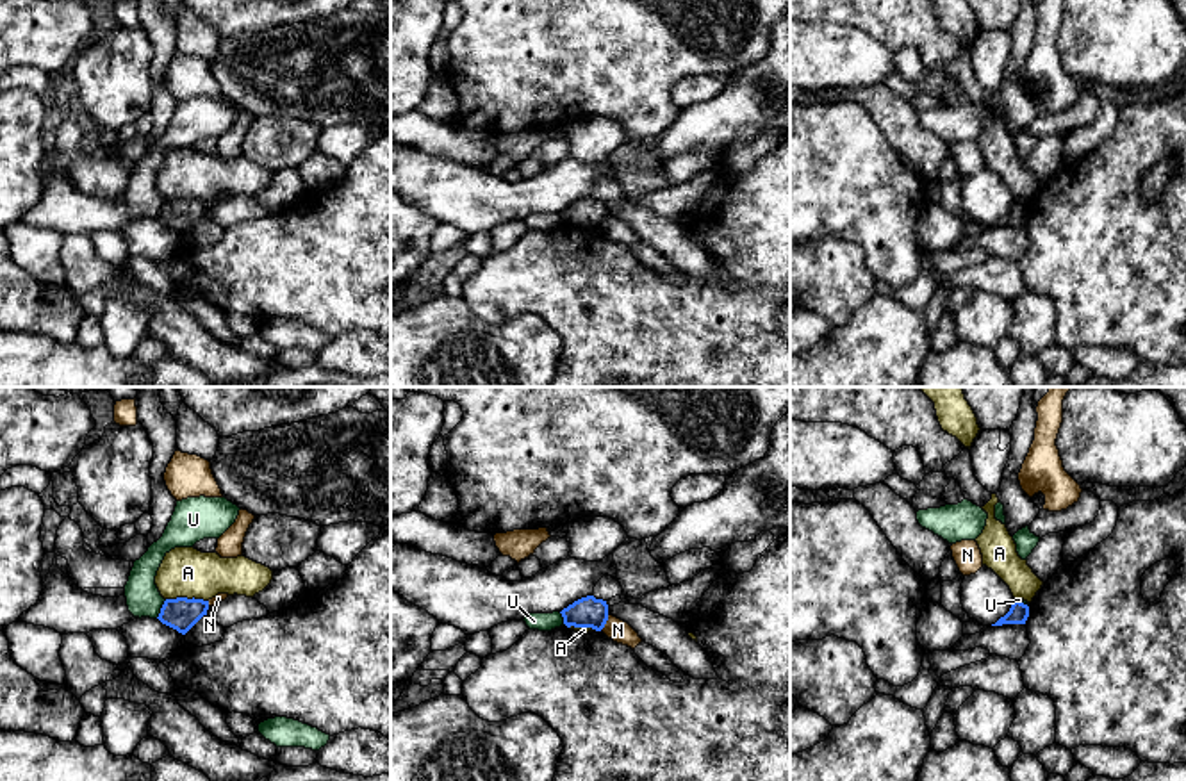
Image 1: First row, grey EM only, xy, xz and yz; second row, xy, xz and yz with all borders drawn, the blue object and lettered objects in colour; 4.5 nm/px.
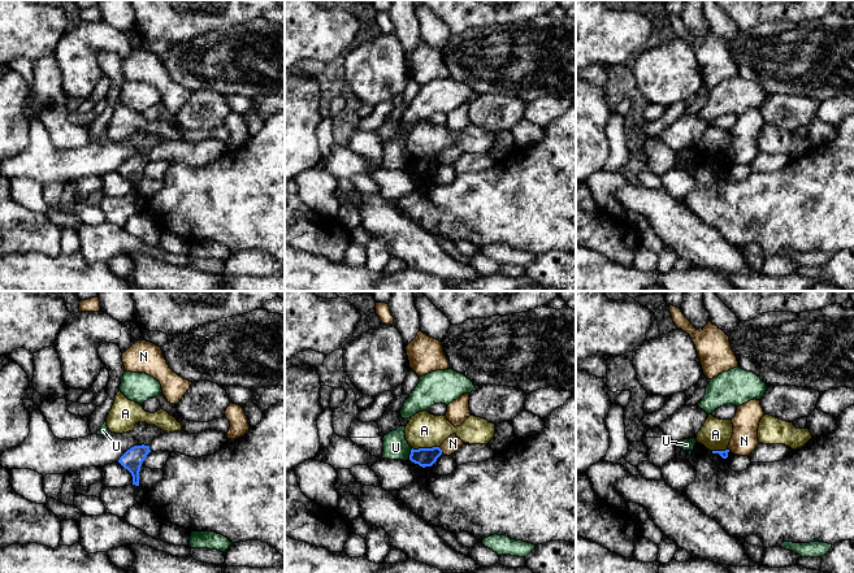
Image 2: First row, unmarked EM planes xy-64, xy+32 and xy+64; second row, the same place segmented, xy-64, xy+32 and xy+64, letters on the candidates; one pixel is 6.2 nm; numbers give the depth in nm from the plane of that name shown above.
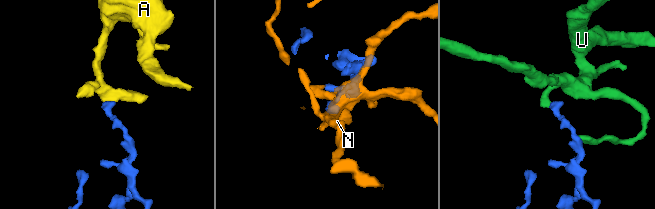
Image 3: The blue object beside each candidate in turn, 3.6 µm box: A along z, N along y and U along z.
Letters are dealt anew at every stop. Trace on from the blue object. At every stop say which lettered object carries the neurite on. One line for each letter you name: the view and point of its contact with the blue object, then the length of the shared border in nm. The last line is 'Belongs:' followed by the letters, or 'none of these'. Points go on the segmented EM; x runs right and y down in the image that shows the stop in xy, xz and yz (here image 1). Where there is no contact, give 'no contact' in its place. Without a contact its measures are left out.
Belongs: none of these

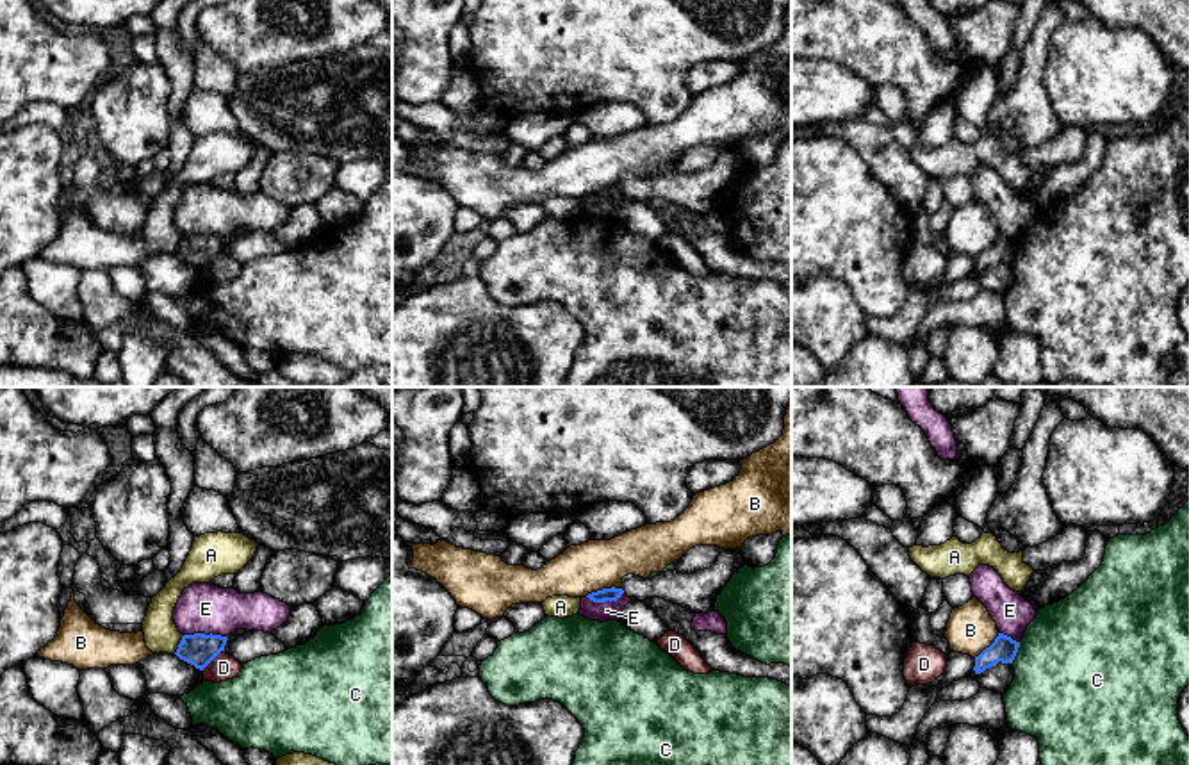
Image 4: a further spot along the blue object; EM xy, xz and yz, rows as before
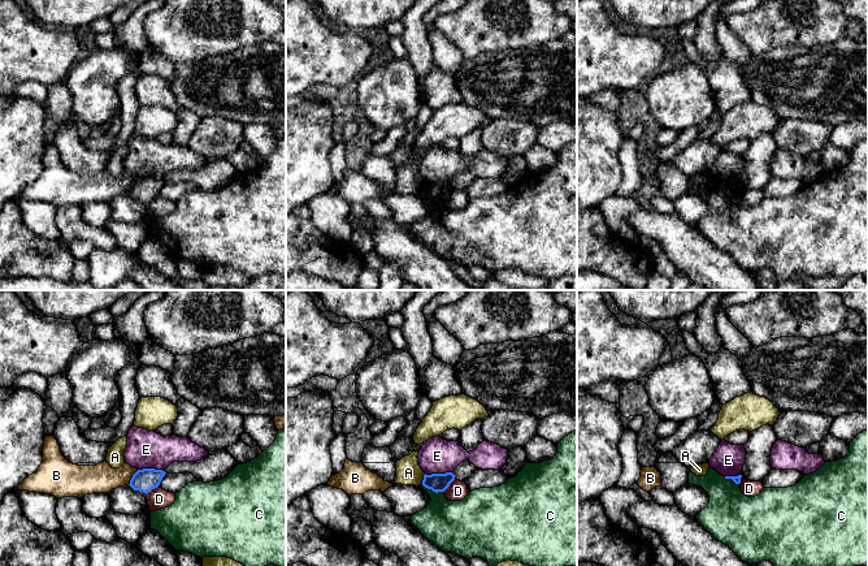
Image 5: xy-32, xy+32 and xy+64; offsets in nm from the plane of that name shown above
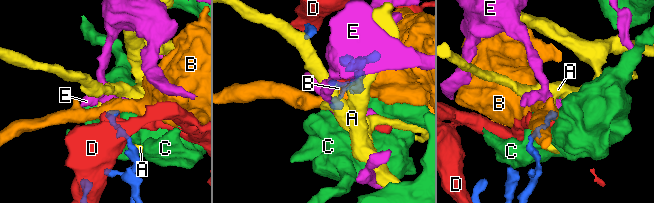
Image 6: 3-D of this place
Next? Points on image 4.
Belongs: none of these

